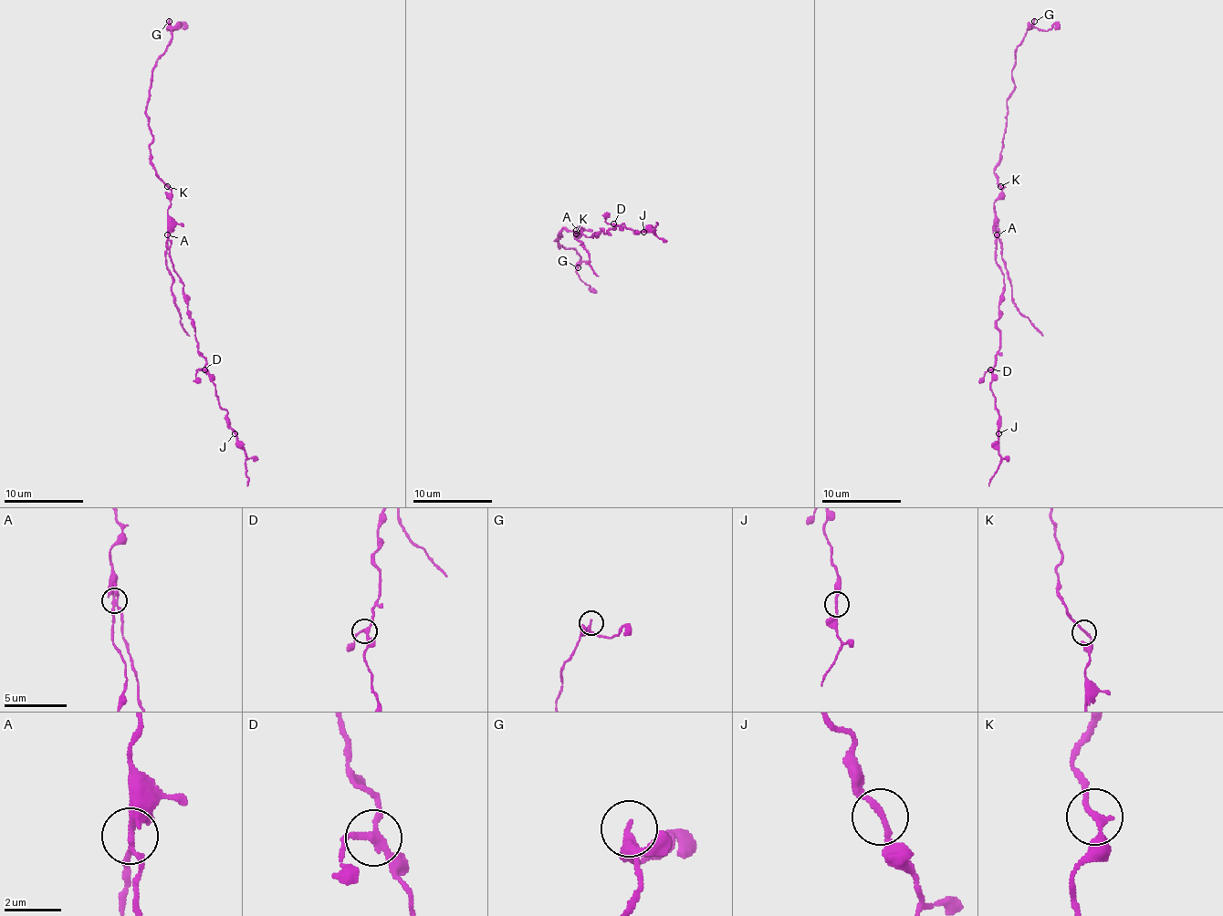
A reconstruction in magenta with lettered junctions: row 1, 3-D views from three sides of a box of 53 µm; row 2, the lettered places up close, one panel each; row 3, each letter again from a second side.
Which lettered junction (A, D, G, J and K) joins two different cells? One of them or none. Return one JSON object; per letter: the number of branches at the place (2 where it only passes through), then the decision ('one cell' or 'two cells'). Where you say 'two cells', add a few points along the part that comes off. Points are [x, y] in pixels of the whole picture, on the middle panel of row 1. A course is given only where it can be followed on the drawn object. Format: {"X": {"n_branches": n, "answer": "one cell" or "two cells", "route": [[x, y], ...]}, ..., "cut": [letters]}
{"A": {"n_branches": 3, "answer": "two cells", "route": [[576, 229], [574, 235], [581, 244], [598, 275]]}, "D": {"n_branches": 3, "answer": "one cell"}, "G": {"n_branches": 2, "answer": "one cell"}, "J": {"n_branches": 2, "answer": "one cell"}, "K": {"n_branches": 2, "answer": "one cell"}, "cut": ["A"]}

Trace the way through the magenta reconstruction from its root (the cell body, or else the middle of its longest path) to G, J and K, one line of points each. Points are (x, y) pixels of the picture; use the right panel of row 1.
G: (996, 238), (994, 201), (1002, 186), (994, 171), (1006, 127), (1006, 98), (1014, 88), (1014, 53), (1034, 21)
J: (996, 238), (996, 262), (1004, 276), (996, 320), (1000, 349), (990, 384), (998, 411), (998, 433)
K: (996, 238), (994, 201), (1002, 191), (1000, 186)

